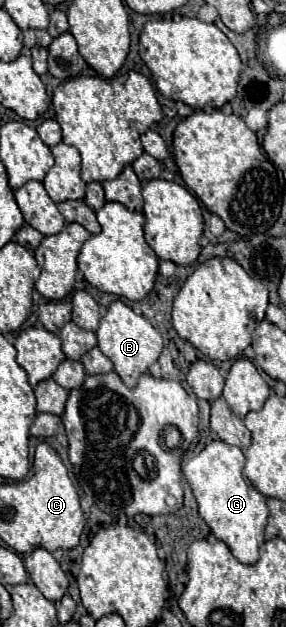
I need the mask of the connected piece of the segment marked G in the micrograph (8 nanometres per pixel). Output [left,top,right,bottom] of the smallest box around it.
[182,439,268,565]

